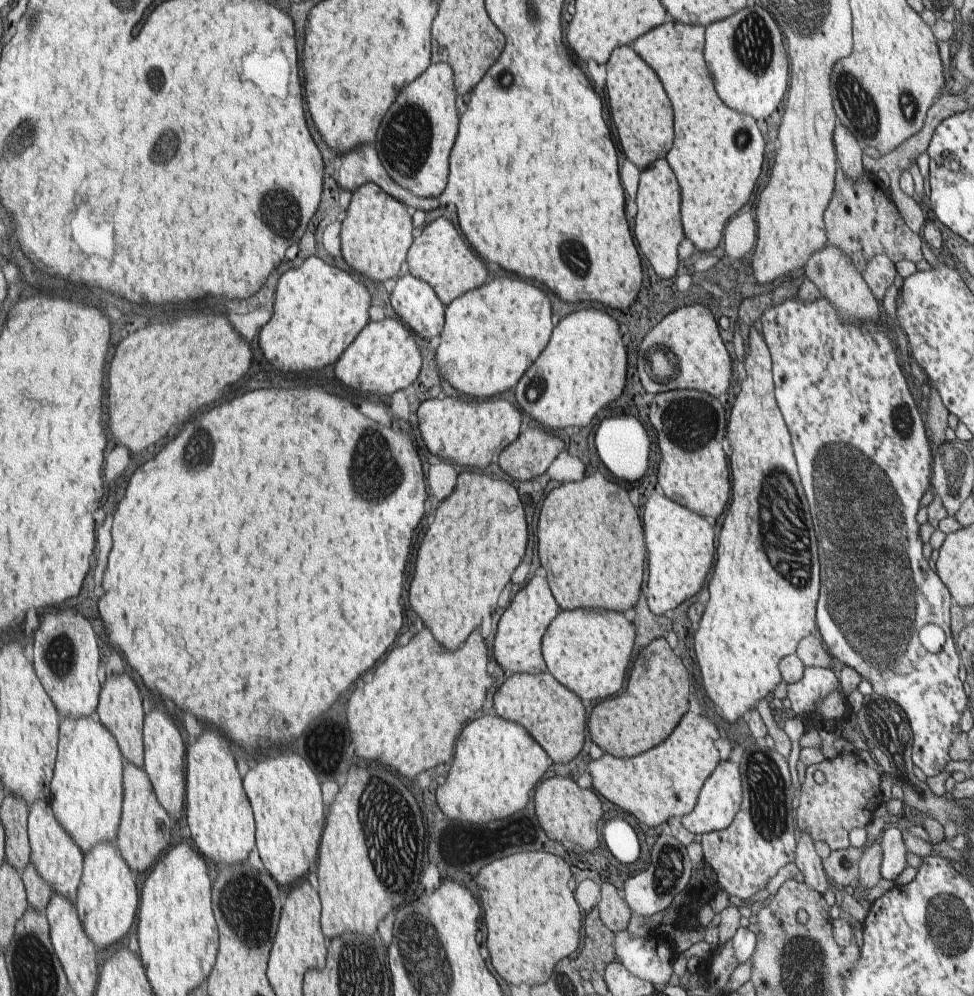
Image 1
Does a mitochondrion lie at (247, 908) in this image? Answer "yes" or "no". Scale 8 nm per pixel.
yes

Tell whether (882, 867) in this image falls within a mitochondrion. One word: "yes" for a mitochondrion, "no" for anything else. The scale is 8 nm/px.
no

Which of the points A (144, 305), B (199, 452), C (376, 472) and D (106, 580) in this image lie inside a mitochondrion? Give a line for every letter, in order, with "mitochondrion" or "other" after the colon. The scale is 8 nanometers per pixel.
A: other
B: mitochondrion
C: mitochondrion
D: other

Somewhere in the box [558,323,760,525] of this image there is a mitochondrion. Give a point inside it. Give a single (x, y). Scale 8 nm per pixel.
(690, 423)

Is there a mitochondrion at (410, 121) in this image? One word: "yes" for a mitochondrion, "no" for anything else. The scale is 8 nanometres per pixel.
yes

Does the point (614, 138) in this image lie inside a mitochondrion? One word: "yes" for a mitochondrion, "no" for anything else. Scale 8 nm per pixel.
no

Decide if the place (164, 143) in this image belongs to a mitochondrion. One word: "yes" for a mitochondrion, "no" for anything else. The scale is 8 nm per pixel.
yes

